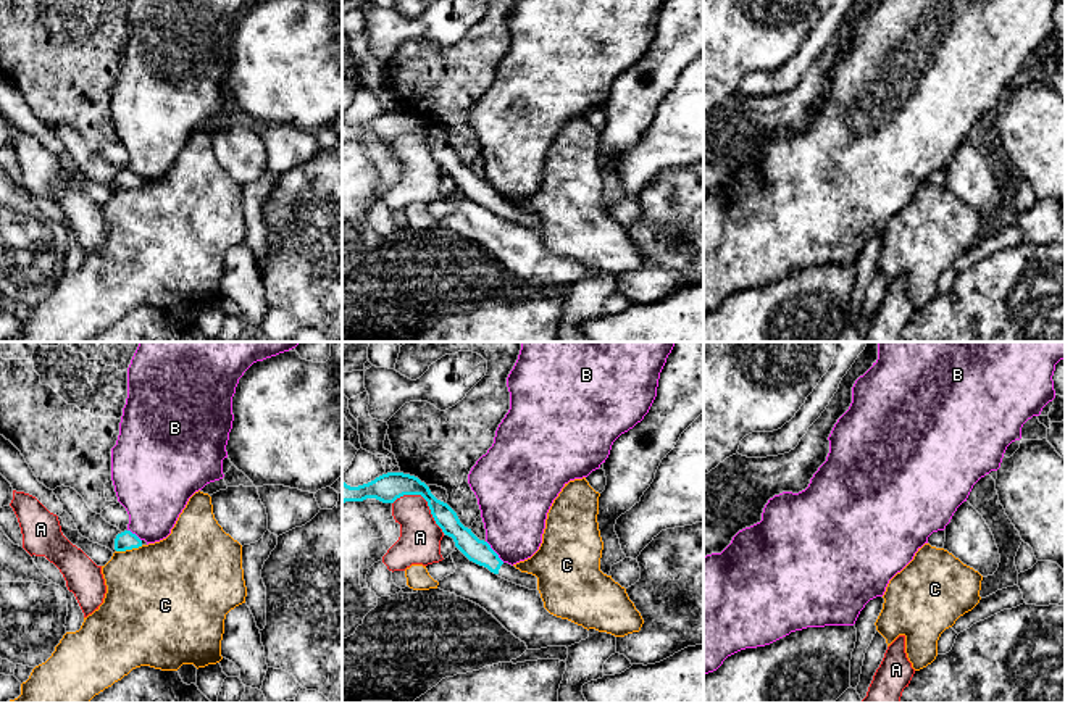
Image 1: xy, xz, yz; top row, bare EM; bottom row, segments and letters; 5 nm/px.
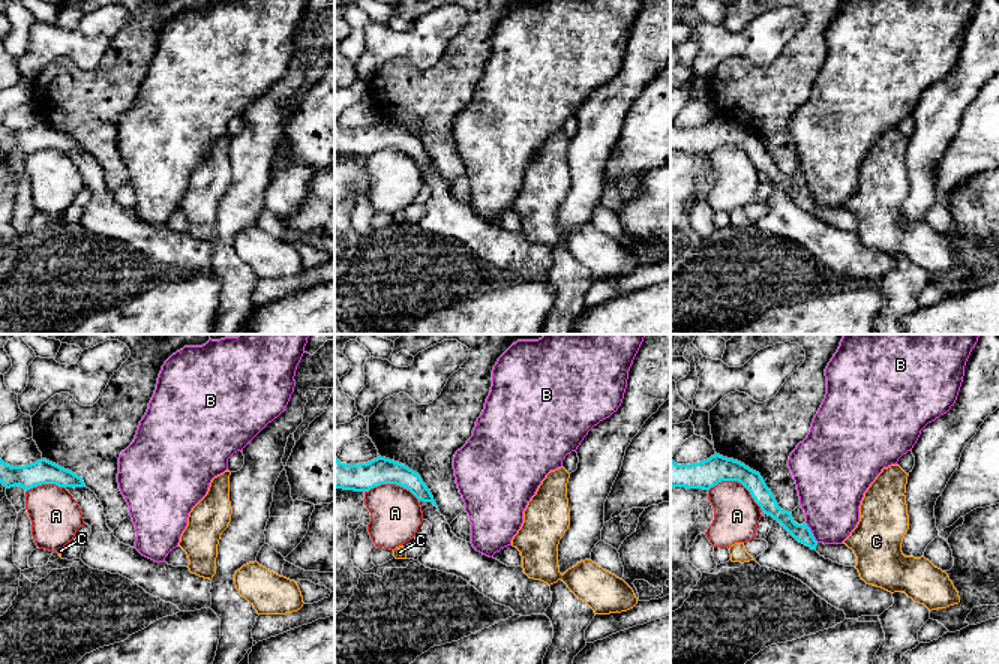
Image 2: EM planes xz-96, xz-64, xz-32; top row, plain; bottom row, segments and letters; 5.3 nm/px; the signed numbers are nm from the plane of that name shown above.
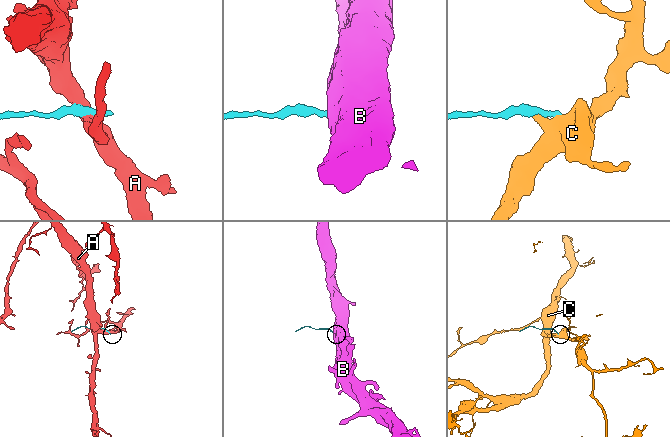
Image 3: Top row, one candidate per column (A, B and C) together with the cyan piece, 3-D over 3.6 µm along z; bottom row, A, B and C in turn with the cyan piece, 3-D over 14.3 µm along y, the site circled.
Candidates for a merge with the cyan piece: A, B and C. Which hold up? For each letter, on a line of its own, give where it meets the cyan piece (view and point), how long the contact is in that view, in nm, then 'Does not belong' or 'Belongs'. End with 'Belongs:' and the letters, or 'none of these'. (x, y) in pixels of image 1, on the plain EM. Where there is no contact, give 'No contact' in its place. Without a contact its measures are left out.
A: Touches cyan at xz (425, 137). Shared border 300 nm. Does not belong
B: Touches cyan at xz (494, 191). Shared border 140 nm. Does not belong
C: Touches cyan at xy (129, 187). Shared border 140 nm. Does not belong
Belongs: none of these

